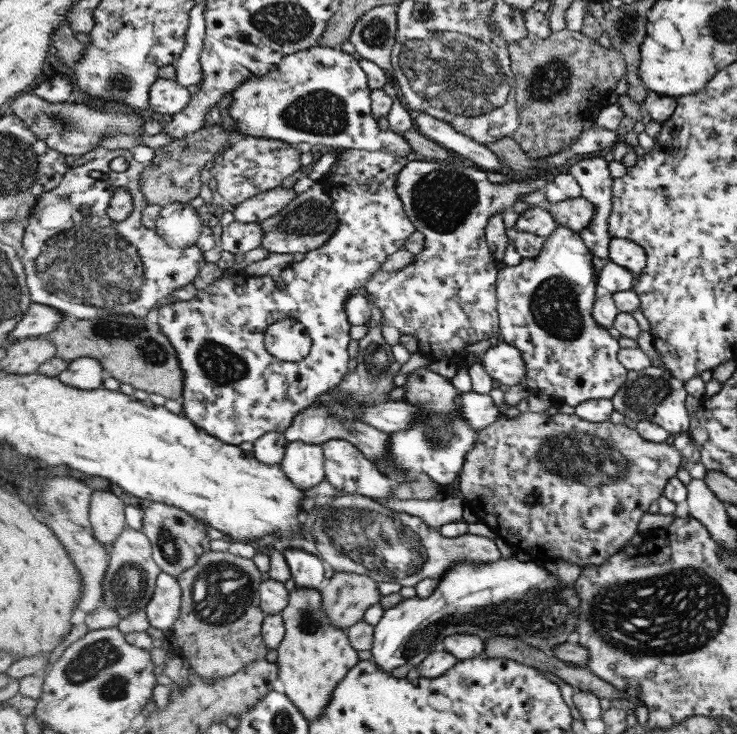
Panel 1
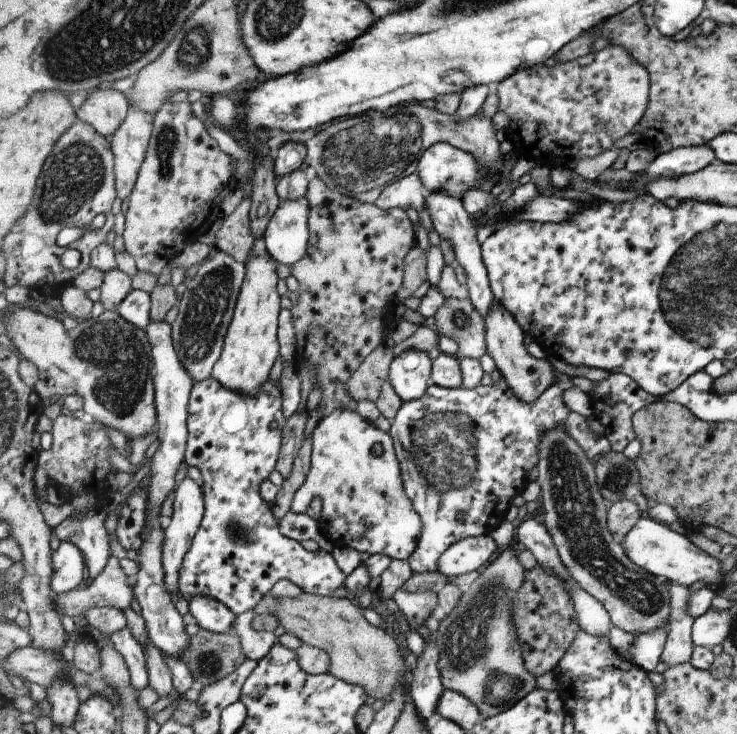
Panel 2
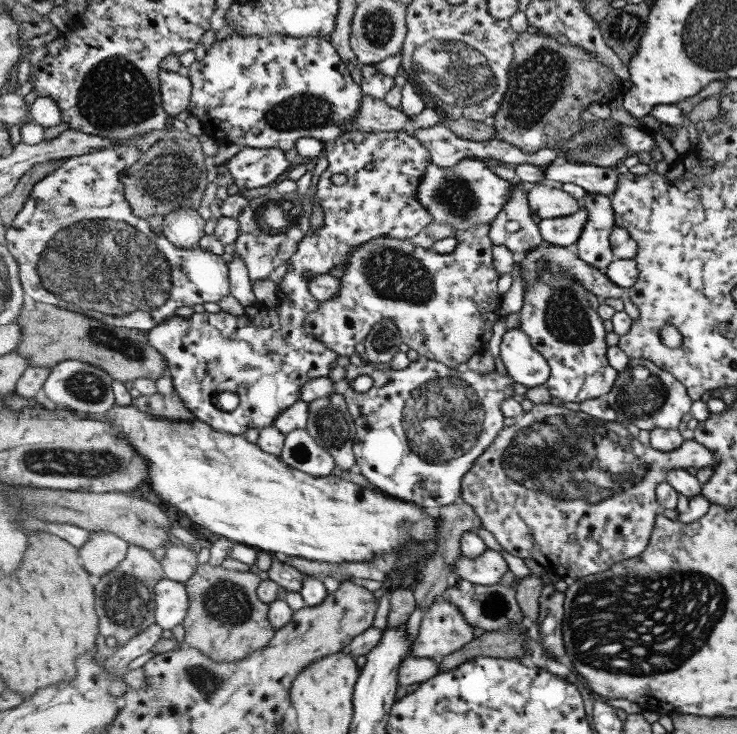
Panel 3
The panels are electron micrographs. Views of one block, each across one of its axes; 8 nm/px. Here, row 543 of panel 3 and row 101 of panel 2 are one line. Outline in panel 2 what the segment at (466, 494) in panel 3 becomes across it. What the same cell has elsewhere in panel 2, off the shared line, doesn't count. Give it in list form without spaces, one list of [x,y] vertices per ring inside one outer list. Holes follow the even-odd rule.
[[[609,45],[573,62],[556,60],[554,66],[537,65],[516,72],[498,83],[495,91],[500,103],[498,108],[511,118],[512,122],[506,126],[507,139],[513,142],[518,158],[529,158],[551,168],[555,164],[566,167],[571,160],[593,158],[611,150],[617,140],[637,130],[650,103],[651,73],[627,48]]]

